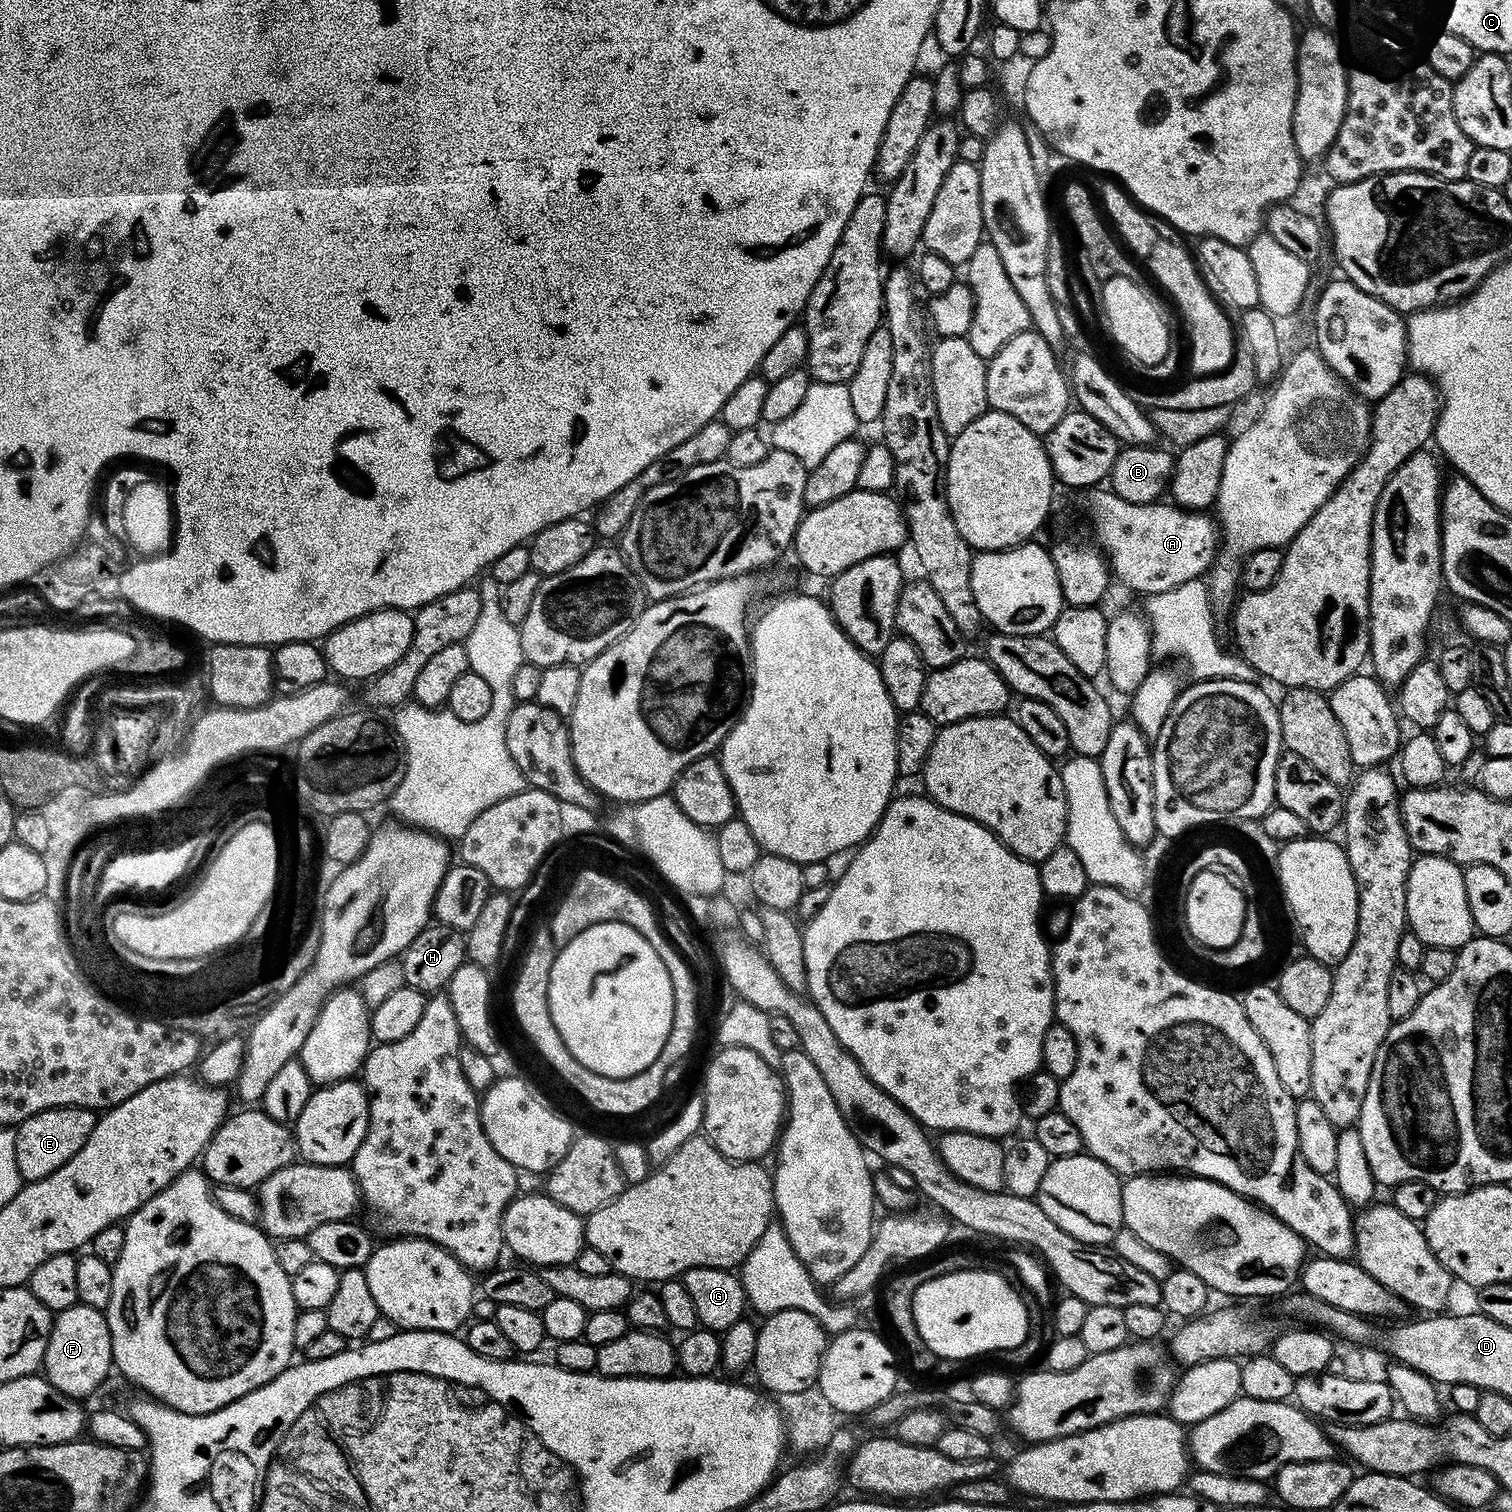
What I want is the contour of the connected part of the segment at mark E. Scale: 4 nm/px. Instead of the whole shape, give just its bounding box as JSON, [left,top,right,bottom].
[14,1106,97,1181]

